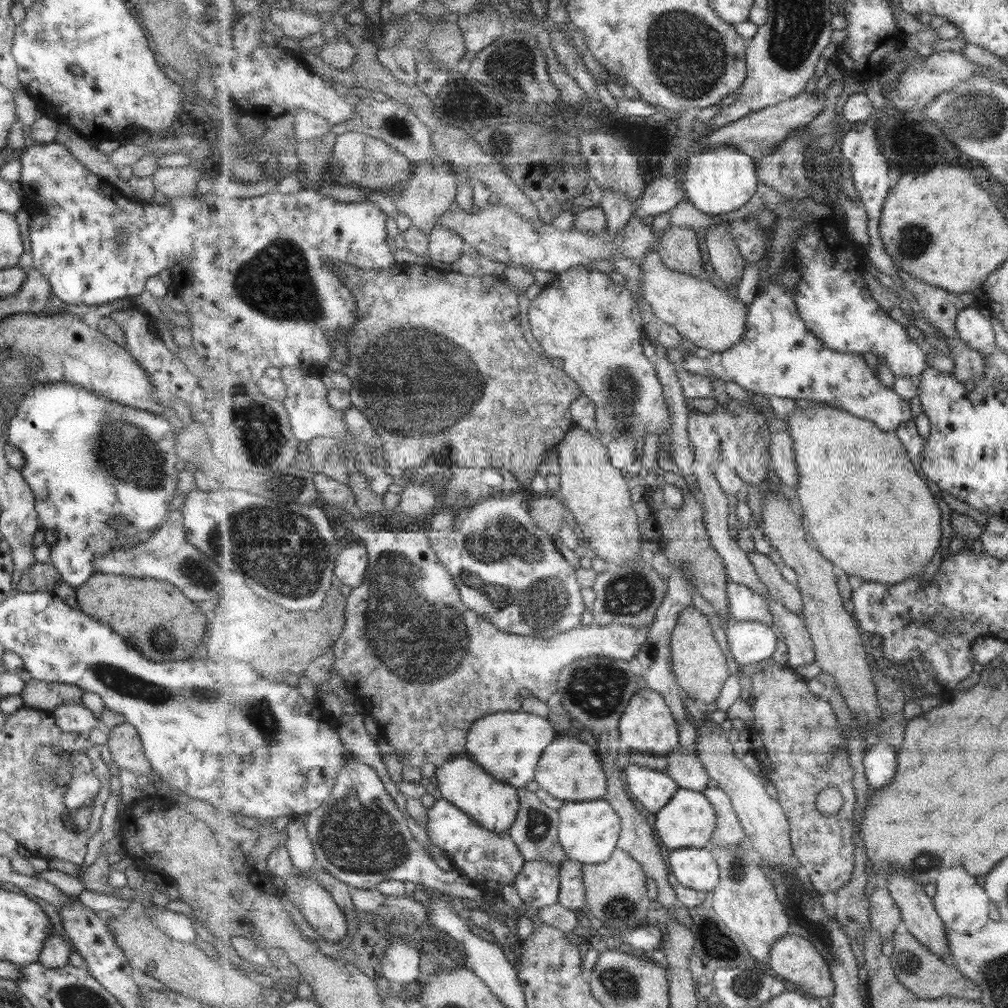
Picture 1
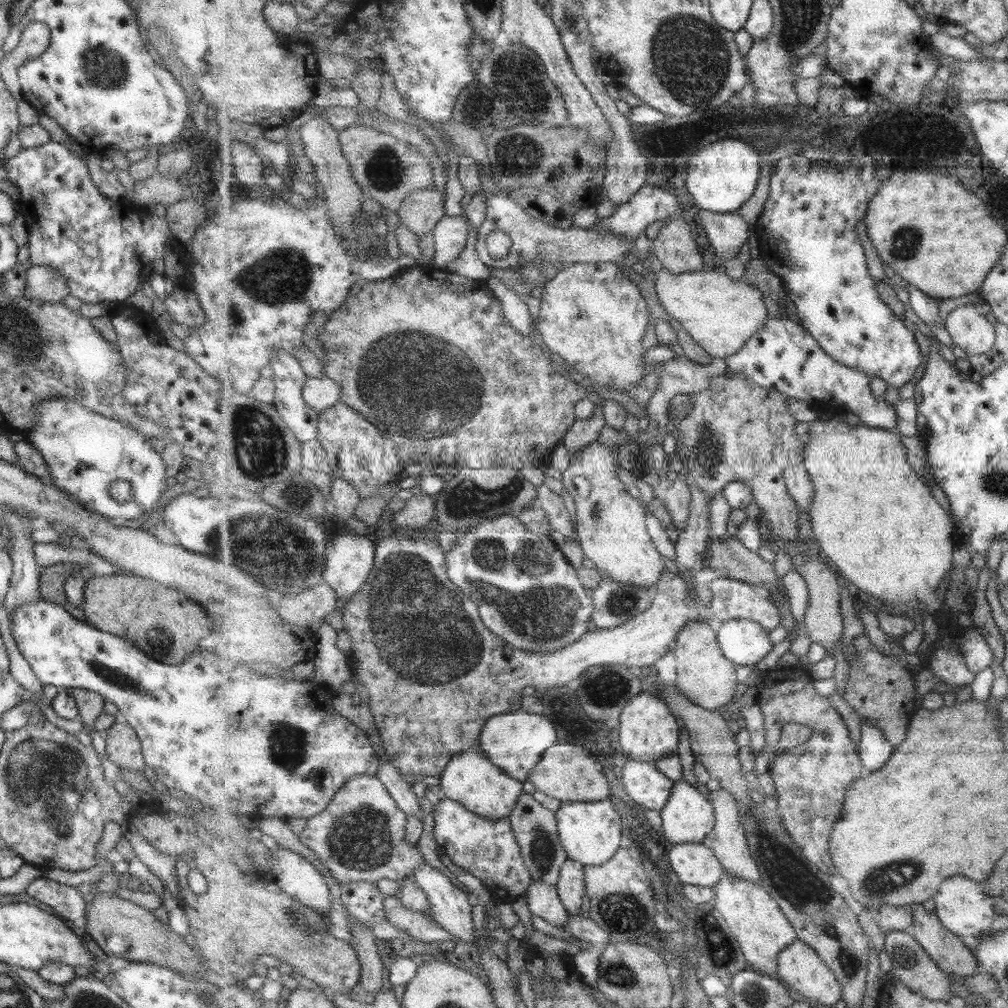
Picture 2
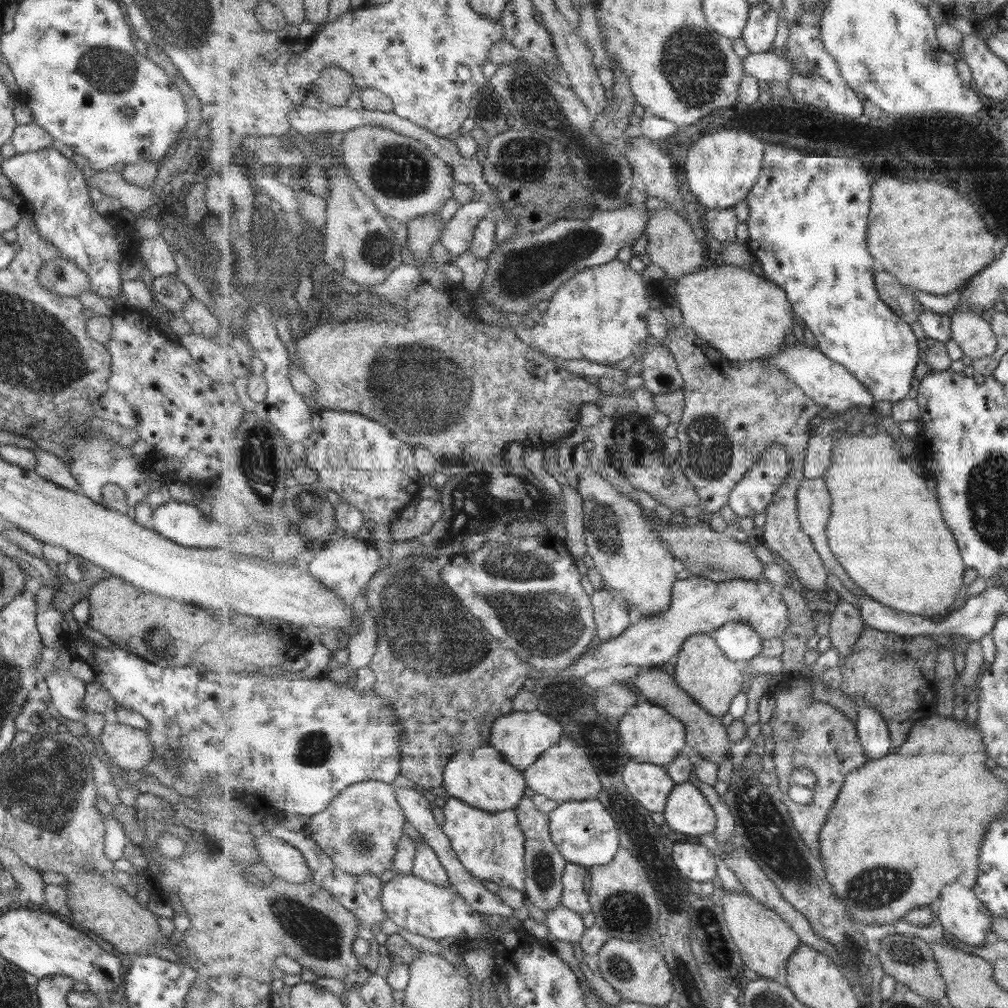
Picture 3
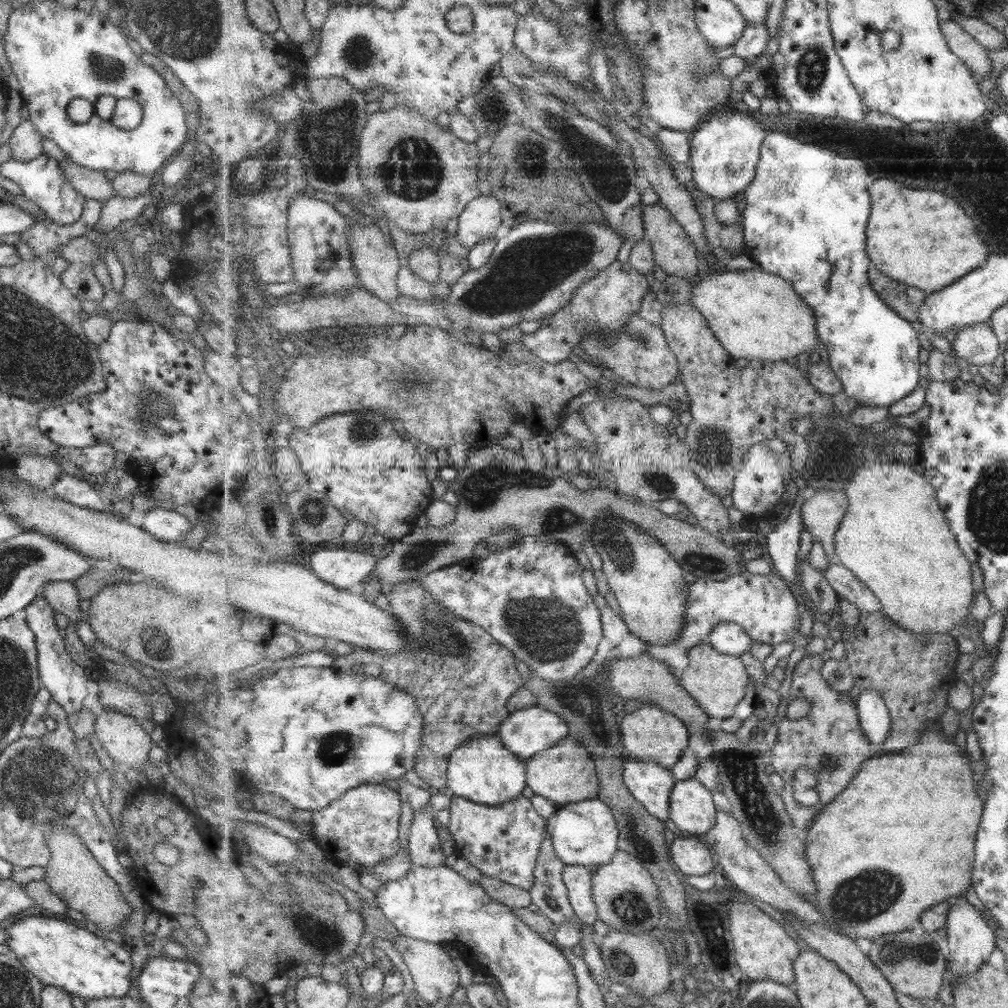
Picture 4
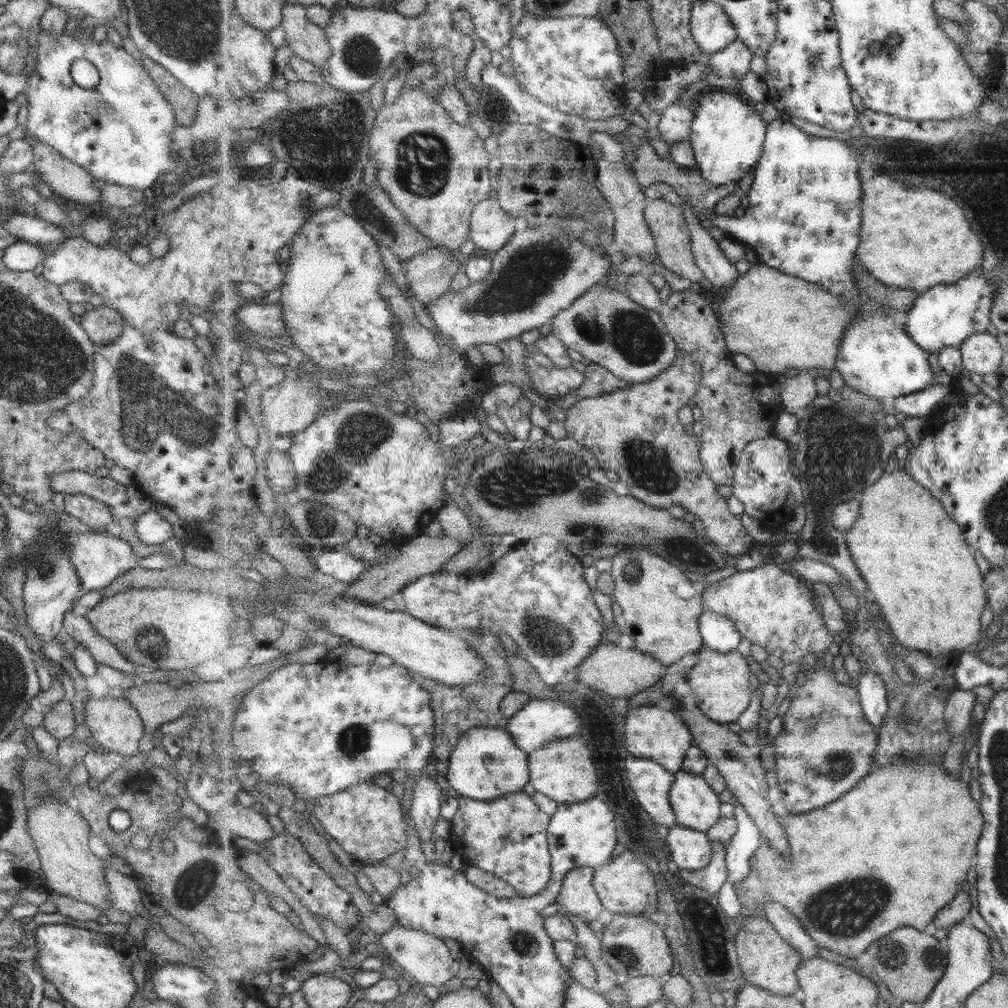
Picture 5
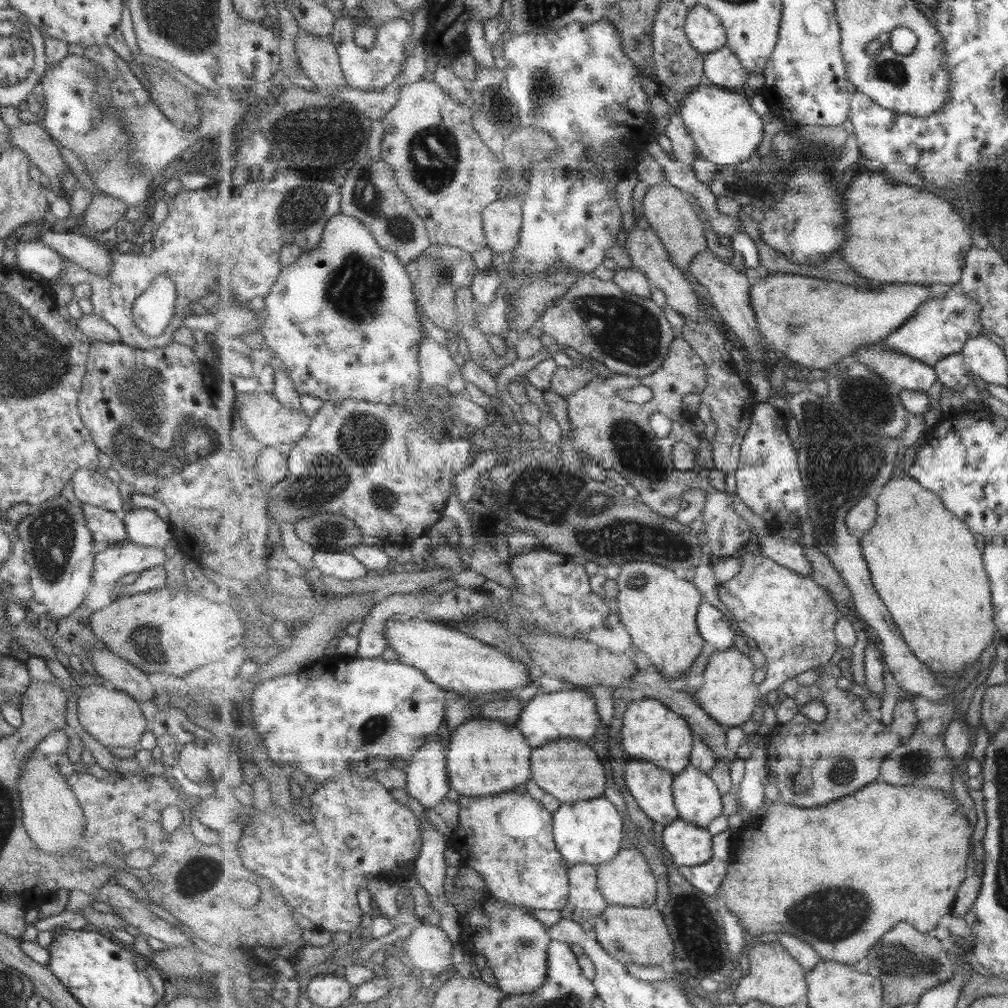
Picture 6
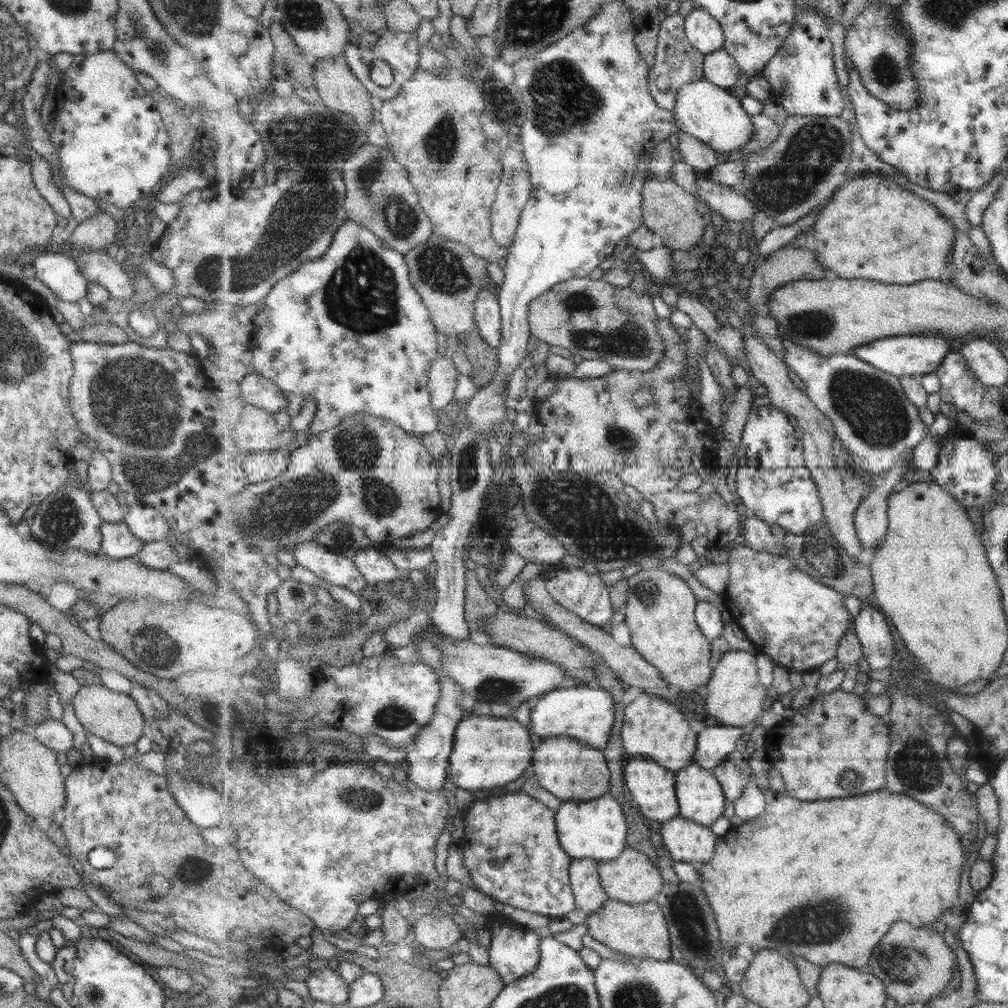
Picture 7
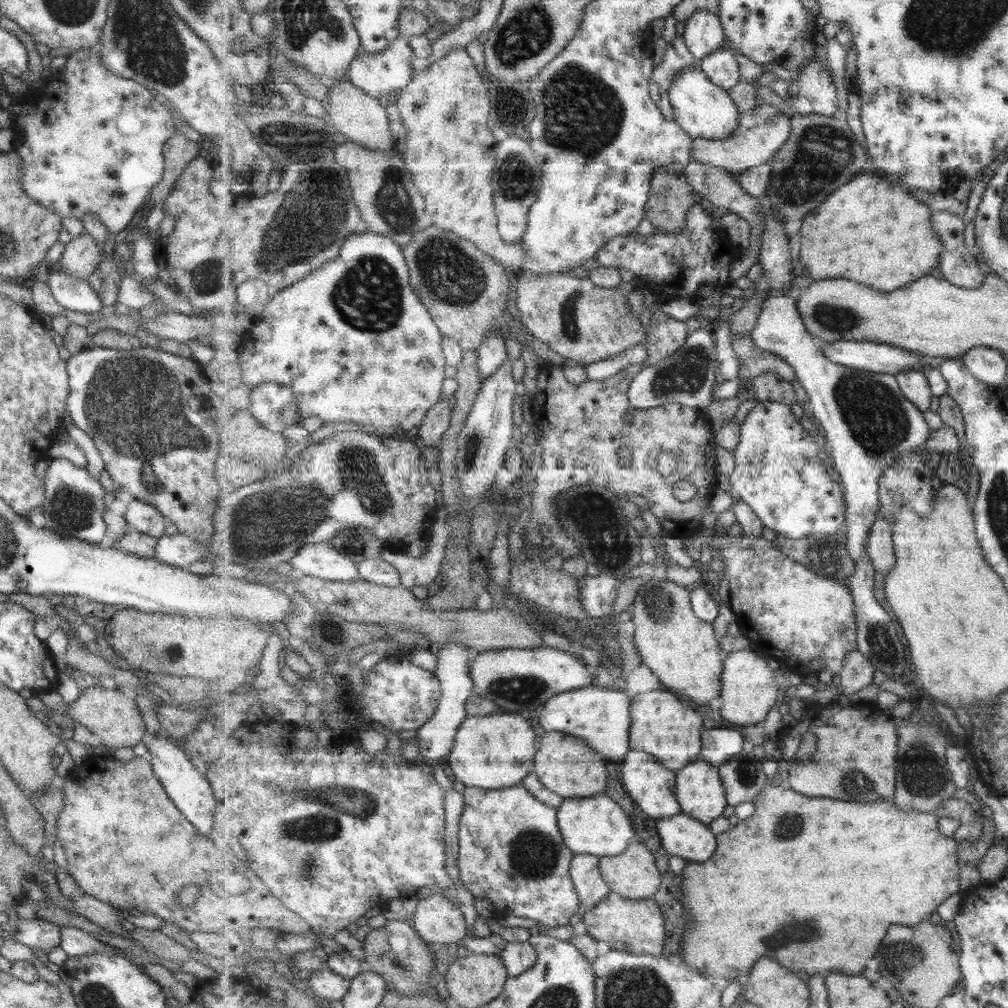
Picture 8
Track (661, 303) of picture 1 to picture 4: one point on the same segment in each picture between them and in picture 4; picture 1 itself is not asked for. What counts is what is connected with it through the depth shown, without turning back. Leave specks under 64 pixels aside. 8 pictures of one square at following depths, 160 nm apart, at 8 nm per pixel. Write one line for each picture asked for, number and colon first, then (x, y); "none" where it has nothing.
2: (722, 314)
3: (745, 316)
4: (756, 315)

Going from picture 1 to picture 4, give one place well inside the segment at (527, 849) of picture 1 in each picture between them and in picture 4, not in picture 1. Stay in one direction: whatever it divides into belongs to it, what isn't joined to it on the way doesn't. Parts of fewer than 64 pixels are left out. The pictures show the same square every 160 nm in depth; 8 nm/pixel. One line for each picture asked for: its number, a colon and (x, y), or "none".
2: (536, 828)
3: (545, 865)
4: (549, 895)

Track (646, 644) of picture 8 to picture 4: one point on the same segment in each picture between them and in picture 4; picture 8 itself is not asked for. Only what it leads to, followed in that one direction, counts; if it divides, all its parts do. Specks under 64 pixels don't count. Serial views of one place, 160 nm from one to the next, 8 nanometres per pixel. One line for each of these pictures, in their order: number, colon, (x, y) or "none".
4: (648, 586)
5: (661, 608)
6: (659, 610)
7: (660, 612)

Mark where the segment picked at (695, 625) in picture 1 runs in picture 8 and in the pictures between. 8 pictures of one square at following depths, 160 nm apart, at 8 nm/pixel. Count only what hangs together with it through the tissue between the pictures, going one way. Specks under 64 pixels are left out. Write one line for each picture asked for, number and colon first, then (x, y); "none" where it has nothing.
2: (706, 676)
3: (703, 670)
4: (718, 682)
5: (720, 681)
6: (729, 695)
7: (735, 697)
8: (749, 689)

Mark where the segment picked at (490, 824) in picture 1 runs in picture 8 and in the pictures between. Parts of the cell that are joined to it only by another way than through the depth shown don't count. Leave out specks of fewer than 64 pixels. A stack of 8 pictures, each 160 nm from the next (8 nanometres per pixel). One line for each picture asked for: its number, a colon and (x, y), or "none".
2: (470, 778)
3: (482, 777)
4: (484, 770)
5: (487, 763)
6: (485, 757)
7: (489, 751)
8: (498, 751)

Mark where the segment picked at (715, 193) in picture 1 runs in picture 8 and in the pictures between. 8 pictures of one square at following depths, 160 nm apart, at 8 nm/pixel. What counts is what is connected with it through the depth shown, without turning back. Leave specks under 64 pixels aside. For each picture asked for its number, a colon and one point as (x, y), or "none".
2: (722, 177)
3: (722, 168)
4: (725, 152)
5: (728, 135)
6: (727, 131)
7: (713, 114)
8: (705, 110)

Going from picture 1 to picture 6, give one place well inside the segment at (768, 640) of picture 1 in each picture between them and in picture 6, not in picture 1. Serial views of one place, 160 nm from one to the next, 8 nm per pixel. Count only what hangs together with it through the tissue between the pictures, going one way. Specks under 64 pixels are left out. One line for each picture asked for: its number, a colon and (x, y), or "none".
2: (745, 642)
3: (740, 642)
4: (729, 638)
5: (720, 633)
6: (713, 625)

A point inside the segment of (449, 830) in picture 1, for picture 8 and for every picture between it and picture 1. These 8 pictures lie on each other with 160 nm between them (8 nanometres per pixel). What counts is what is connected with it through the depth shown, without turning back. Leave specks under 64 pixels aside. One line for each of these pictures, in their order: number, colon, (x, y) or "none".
2: (489, 850)
3: (492, 846)
4: (505, 841)
5: (509, 837)
6: (511, 841)
7: (513, 853)
8: (512, 852)

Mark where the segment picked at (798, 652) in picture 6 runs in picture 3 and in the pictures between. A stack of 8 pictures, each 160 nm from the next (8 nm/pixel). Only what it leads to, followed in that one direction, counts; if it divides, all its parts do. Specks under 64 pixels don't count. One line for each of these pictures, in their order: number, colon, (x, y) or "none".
3: (700, 605)
4: (767, 608)
5: (773, 608)

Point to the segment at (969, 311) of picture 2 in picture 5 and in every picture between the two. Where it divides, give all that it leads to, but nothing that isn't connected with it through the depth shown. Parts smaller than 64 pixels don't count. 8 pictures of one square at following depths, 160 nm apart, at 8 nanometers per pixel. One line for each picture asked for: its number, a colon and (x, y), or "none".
3: (973, 334)
4: (978, 345)
5: (982, 353)

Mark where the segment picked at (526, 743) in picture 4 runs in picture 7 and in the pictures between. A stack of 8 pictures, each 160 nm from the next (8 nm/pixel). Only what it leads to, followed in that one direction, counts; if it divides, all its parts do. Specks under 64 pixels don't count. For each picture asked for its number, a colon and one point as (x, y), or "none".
5: (540, 722)
6: (567, 714)
7: (582, 713)

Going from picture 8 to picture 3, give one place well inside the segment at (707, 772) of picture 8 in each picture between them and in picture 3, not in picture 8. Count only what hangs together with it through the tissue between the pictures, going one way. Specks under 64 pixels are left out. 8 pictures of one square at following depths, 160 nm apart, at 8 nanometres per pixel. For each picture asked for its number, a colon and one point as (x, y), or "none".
3: (688, 811)
4: (692, 809)
5: (697, 806)
6: (697, 796)
7: (701, 797)

